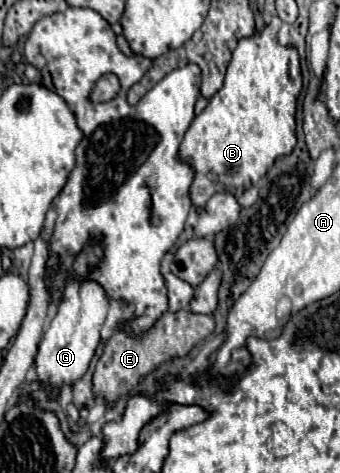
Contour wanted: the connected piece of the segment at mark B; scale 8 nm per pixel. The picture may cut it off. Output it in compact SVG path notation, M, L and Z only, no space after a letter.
M273 16L269 24L261 32L255 32L249 38L241 38L239 46L233 52L233 58L227 66L223 88L209 100L207 108L195 116L191 122L183 144L181 144L181 160L193 164L195 180L191 186L191 202L201 208L213 194L227 192L239 198L245 190L255 186L261 176L269 172L277 158L293 152L295 138L295 114L297 114L297 98L303 90L303 76L299 66L299 52L295 46L283 46L277 40L277 30L281 28L281 18Z

